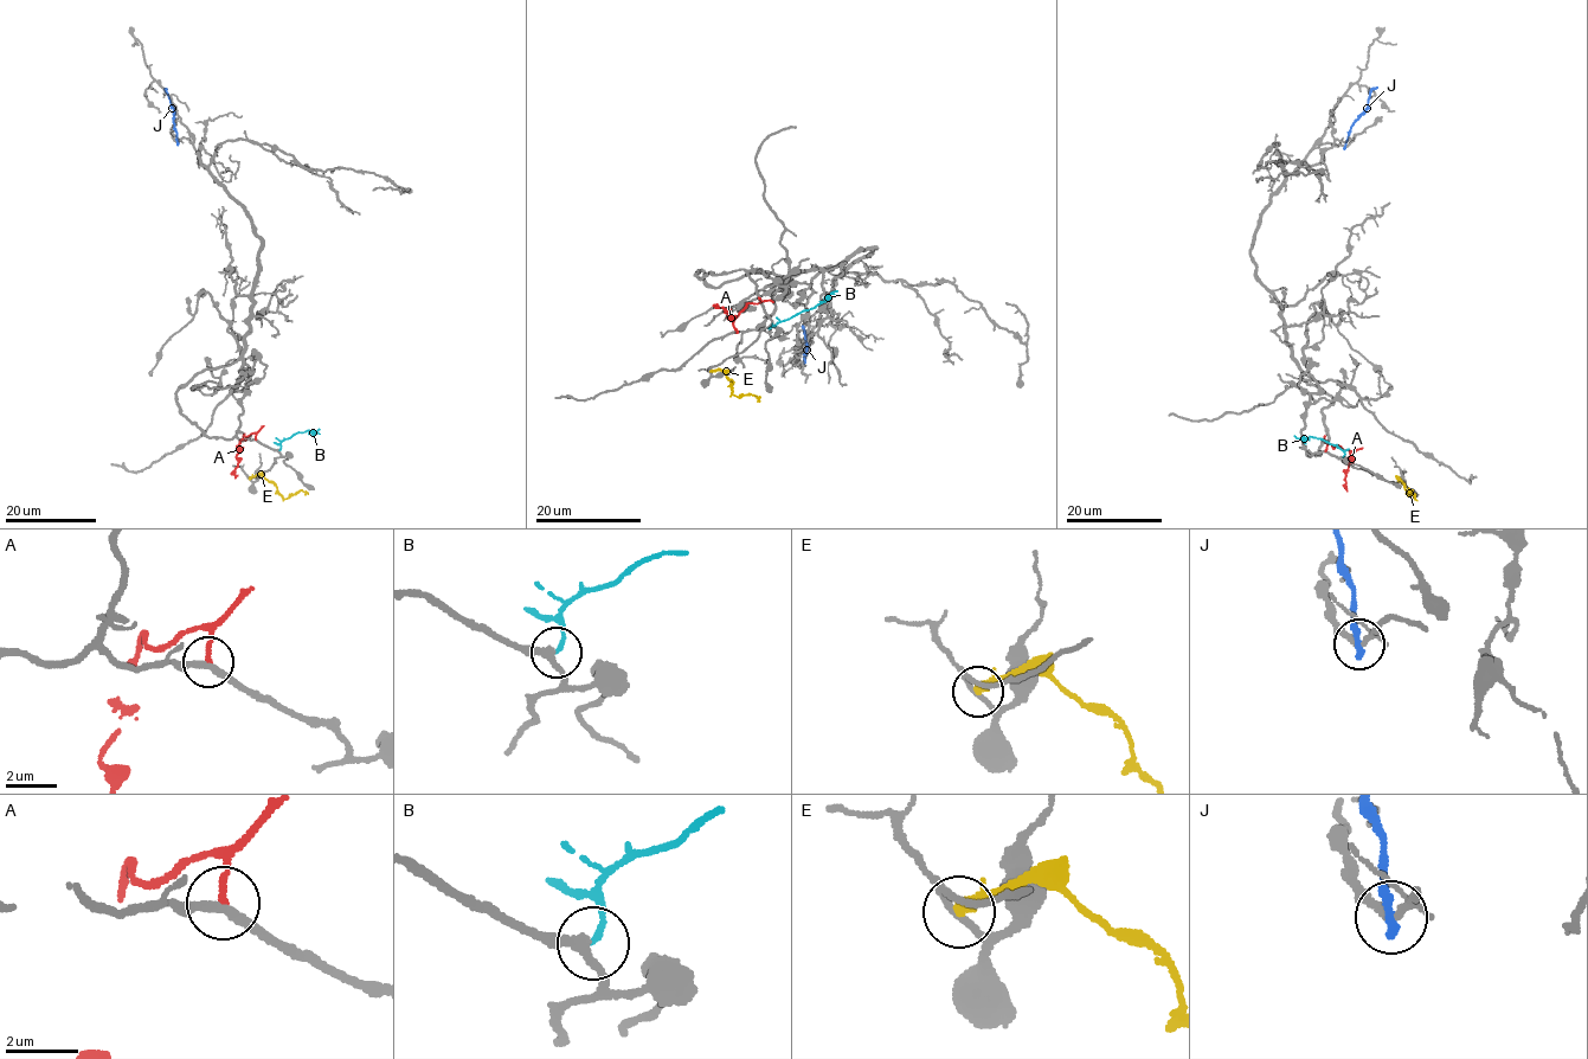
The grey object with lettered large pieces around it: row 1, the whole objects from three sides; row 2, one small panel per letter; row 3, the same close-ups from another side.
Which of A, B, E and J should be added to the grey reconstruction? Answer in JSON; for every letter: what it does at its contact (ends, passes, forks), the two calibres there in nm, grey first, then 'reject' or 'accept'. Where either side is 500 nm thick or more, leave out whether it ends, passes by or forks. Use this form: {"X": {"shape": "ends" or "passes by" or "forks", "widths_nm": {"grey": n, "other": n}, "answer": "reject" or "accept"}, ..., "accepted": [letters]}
{"A": {"shape": "ends", "widths_nm": {"grey": 260, "other": 200}, "answer": "reject"}, "B": {"shape": "ends", "widths_nm": {"grey": 200, "other": 140}, "answer": "accept"}, "E": {"shape": "ends", "widths_nm": {"grey": 190, "other": 320}, "answer": "reject"}, "J": {"shape": "ends", "widths_nm": {"grey": 200, "other": 280}, "answer": "reject"}, "accepted": ["B"]}

